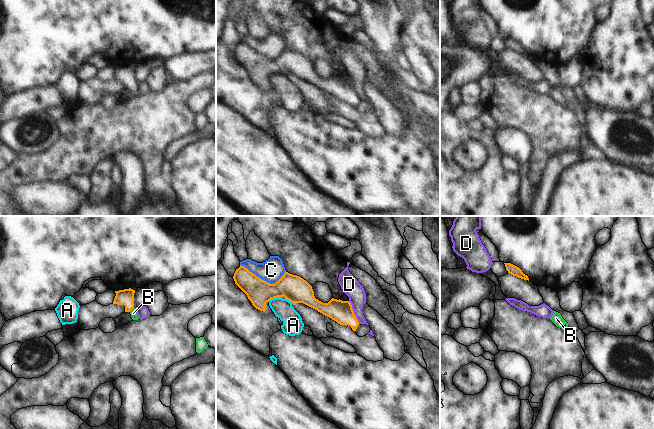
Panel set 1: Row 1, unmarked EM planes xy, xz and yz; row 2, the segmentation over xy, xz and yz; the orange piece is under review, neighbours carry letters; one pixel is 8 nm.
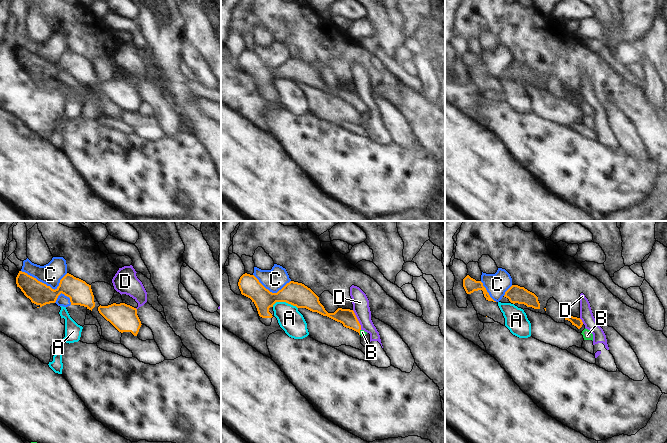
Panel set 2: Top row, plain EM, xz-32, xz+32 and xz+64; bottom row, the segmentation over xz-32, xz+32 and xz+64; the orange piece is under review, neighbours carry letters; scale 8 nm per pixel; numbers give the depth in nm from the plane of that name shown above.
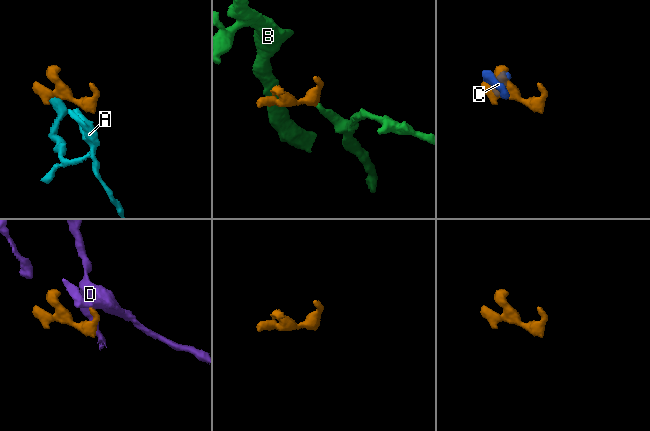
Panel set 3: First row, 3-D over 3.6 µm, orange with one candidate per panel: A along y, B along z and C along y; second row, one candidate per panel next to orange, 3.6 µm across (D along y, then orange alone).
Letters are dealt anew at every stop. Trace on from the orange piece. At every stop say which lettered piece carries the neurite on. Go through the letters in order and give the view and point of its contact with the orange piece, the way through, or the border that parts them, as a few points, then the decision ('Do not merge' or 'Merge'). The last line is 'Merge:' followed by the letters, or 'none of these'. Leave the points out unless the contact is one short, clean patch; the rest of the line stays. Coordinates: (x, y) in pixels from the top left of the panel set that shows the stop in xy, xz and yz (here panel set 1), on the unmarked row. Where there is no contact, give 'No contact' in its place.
A: Touches orange at xz (274, 73). Boundary: xz (280, 73), (274, 73), (268, 77). Do not merge
B: Touches orange at xy (131, 84). Path across: xy (125, 73), (131, 84), (133, 89). Merge
C: Touches orange at xz (263, 56). Do not merge
D: Touches orange at xz (353, 88). Boundary: xz (348, 77), (359, 99). Do not merge
Merge: B.

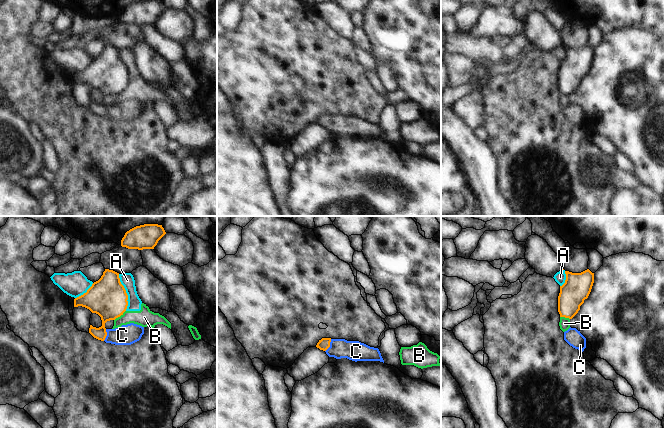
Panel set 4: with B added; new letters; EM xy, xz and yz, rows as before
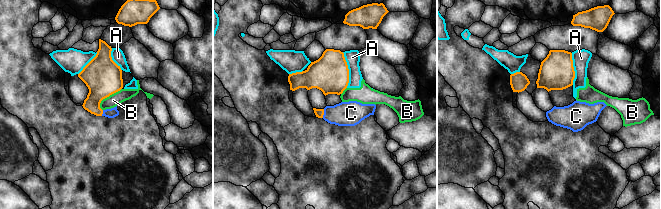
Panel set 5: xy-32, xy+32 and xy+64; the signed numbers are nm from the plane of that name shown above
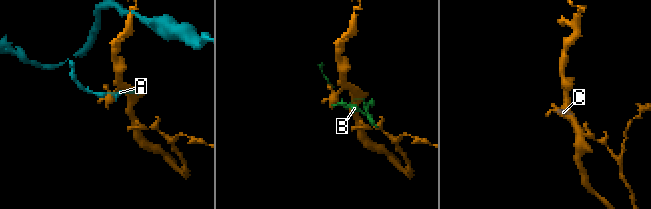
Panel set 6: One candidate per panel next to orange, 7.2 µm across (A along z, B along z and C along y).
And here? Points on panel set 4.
A: Touches orange at xy (125, 68). Do not merge
B: Touches orange at xy (119, 92). Boundary: xy (125, 86), (114, 96). Do not merge
C: Touches orange at xz (329, 121). Path across: xz (323, 120), (329, 121), (335, 124), (356, 127). Merge
Merge: C.

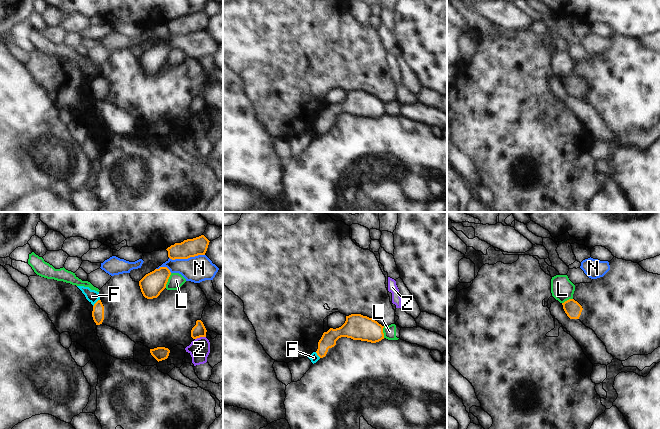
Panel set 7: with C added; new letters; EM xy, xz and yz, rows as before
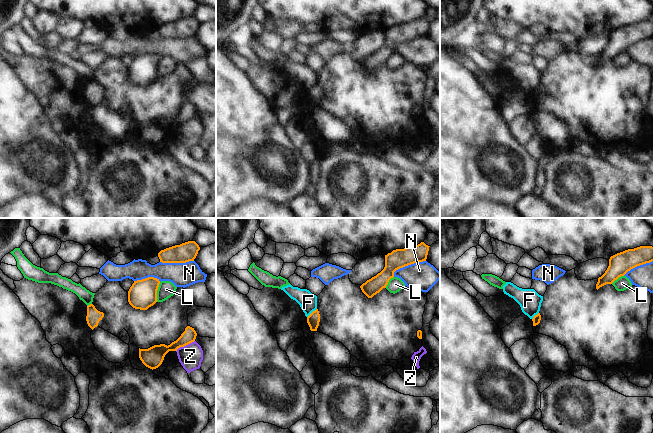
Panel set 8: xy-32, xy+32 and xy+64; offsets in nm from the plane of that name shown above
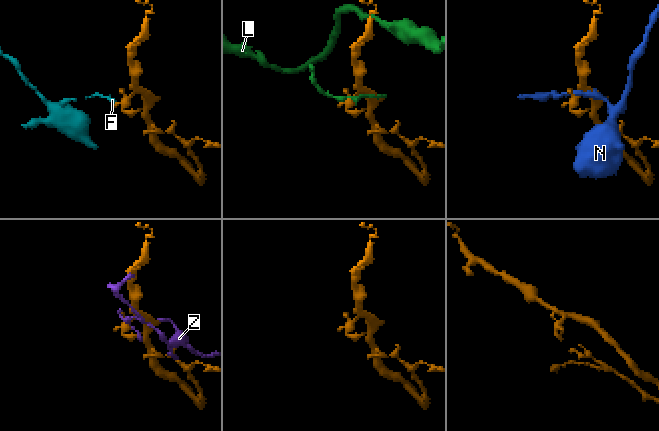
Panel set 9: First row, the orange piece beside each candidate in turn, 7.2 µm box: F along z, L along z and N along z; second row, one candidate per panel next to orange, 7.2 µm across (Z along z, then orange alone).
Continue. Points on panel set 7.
F: Touches orange at xy (95, 79). Boundary: xy (99, 75), (93, 82). Do not merge
L: Touches orange at xy (167, 56). Do not merge
N: Touches orange at xy (186, 34). Do not merge
Z: Touches orange at xy (200, 112). Boundary: xy (205, 112), (195, 115). Do not merge
Merge: none of these.

